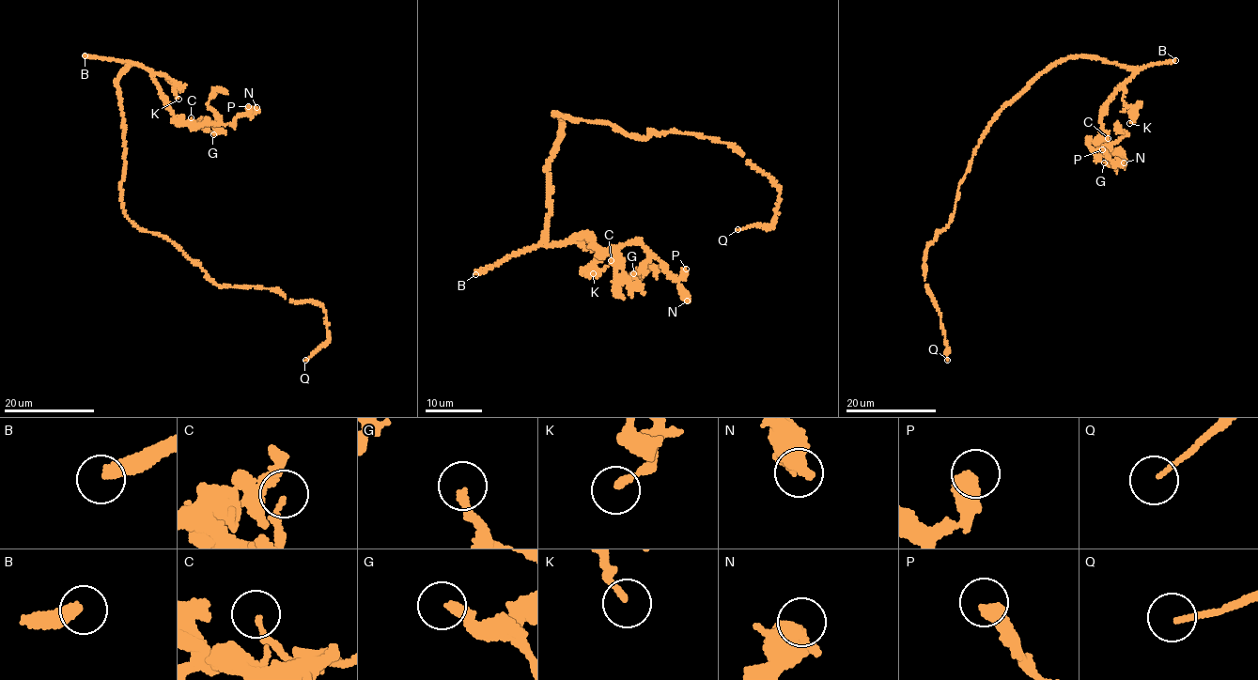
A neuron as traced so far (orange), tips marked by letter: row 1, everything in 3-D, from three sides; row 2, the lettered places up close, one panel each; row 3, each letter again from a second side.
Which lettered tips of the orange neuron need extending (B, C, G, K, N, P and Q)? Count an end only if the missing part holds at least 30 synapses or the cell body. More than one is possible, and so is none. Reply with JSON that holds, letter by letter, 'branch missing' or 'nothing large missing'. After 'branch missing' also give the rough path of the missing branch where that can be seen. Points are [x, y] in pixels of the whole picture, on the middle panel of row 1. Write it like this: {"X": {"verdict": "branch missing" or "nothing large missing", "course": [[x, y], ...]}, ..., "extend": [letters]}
{"B": {"verdict": "branch missing"}, "C": {"verdict": "nothing large missing"}, "G": {"verdict": "nothing large missing"}, "K": {"verdict": "nothing large missing"}, "N": {"verdict": "nothing large missing"}, "P": {"verdict": "nothing large missing"}, "Q": {"verdict": "nothing large missing"}, "extend": ["B"]}

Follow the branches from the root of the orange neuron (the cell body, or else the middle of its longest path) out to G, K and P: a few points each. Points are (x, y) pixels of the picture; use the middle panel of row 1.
G: (561, 118), (563, 135), (548, 169), (547, 240), (563, 244), (588, 236), (611, 253), (631, 286), (633, 273)
K: (561, 118), (563, 135), (548, 169), (547, 240), (590, 247), (597, 255), (587, 274), (593, 273)
P: (561, 118), (549, 243), (639, 244), (667, 272), (686, 269)

